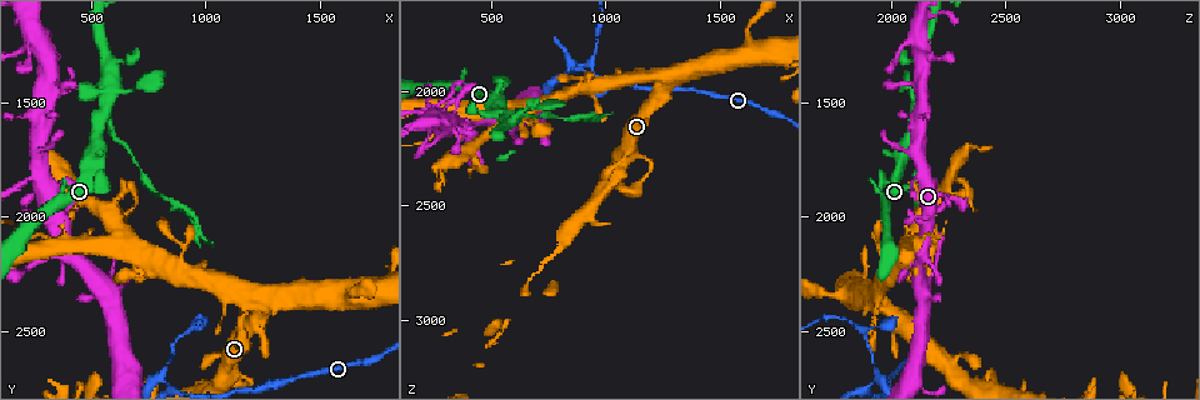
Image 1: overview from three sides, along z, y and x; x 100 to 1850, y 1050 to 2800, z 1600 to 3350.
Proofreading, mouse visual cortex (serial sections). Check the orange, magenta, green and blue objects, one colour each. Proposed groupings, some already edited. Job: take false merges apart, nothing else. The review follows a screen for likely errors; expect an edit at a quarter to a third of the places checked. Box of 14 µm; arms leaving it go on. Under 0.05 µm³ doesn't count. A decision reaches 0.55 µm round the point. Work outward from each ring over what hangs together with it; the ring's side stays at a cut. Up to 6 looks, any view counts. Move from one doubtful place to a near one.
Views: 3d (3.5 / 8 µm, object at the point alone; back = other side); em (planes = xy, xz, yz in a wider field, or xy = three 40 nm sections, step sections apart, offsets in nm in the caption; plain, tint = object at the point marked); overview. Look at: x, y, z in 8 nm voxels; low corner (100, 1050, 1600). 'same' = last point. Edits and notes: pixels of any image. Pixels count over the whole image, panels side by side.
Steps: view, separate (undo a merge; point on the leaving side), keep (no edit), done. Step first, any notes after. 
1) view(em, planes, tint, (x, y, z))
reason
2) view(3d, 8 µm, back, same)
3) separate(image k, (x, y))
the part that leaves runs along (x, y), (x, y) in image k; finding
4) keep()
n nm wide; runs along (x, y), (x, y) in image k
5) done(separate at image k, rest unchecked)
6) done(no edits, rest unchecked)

view(3d, 8 µm, (220, 1840, 2100))
three-way junction

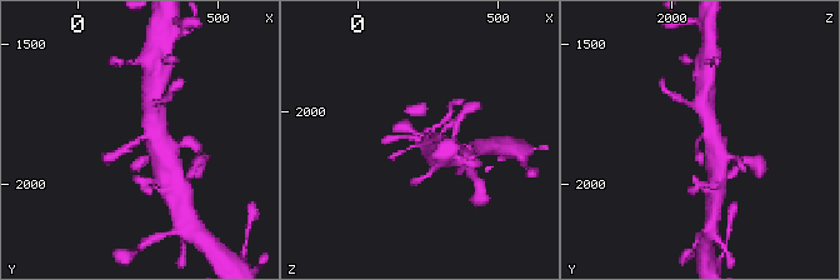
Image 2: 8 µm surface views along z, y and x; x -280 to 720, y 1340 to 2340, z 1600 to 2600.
view(em, xy, step 1, tint, (230, 1840, 2100))
3 arms; arms of 150, 500, 500 nm

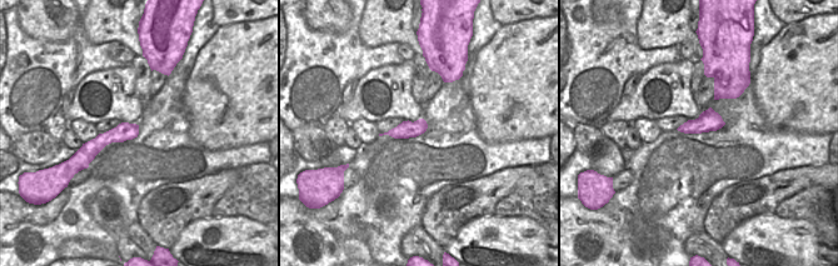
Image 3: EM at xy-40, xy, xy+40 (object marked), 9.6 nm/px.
keep()
runs along (440, 154), (411, 136), (390, 139) in image 2; continuous, no second cell

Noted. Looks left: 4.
view(3d, 3.5 µm, back, (810, 2720, 1940))
sharp bend

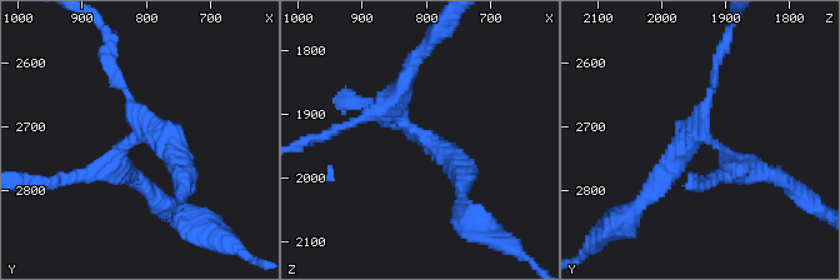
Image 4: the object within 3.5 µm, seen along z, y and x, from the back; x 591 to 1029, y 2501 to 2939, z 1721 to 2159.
view(em, xy, step 5, tint, (810, 2715, 1925))
3 arms; arms of 150, 200, 300 nm

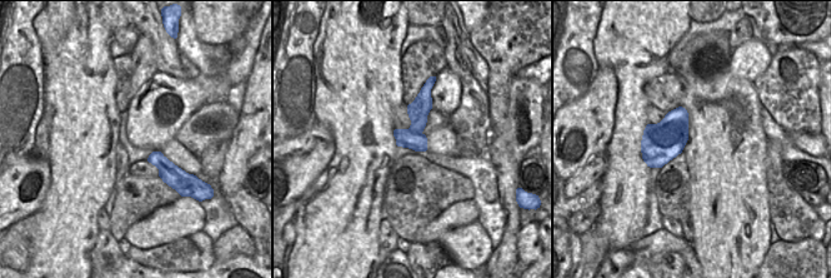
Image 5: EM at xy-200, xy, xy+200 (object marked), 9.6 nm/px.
separate(image 4, (670, 164))
the part that leaves runs along (718, 144), (704, 133), (701, 109), (724, 48) in image 4; a second cell is stuck on

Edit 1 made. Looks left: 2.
done(separate at image 4, rest unchecked)

